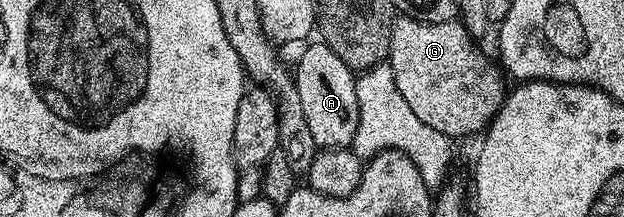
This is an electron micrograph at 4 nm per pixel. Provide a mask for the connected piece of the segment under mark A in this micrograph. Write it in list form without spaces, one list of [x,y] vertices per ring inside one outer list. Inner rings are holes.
[[[314,41],[298,59],[298,68],[293,68],[294,84],[300,93],[300,105],[308,120],[312,141],[319,149],[331,147],[349,148],[356,137],[358,128],[358,102],[356,101],[355,72],[350,70],[327,43]]]

